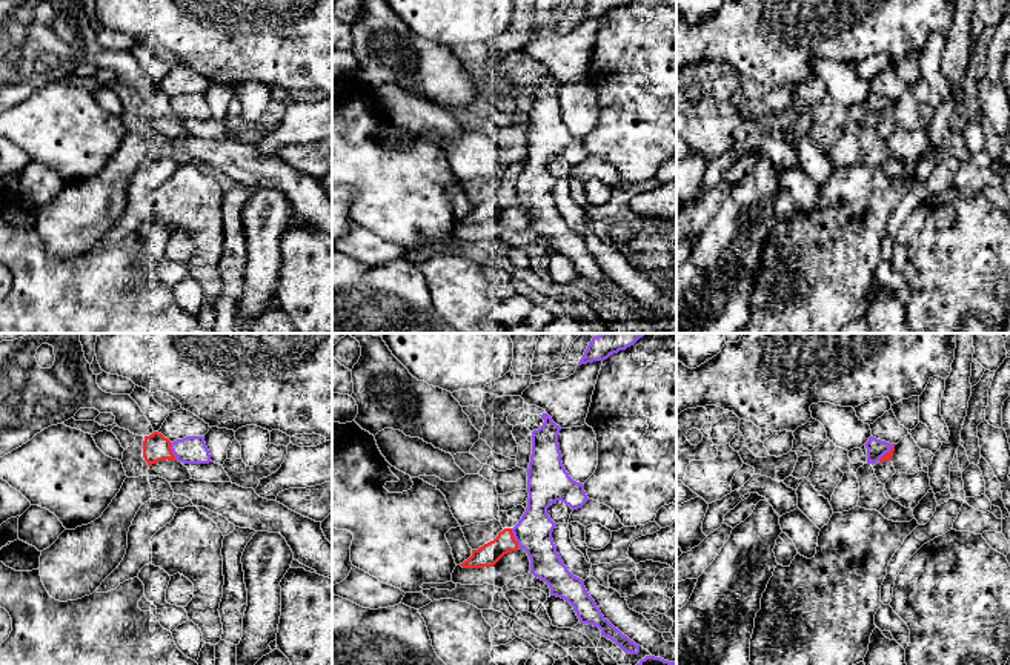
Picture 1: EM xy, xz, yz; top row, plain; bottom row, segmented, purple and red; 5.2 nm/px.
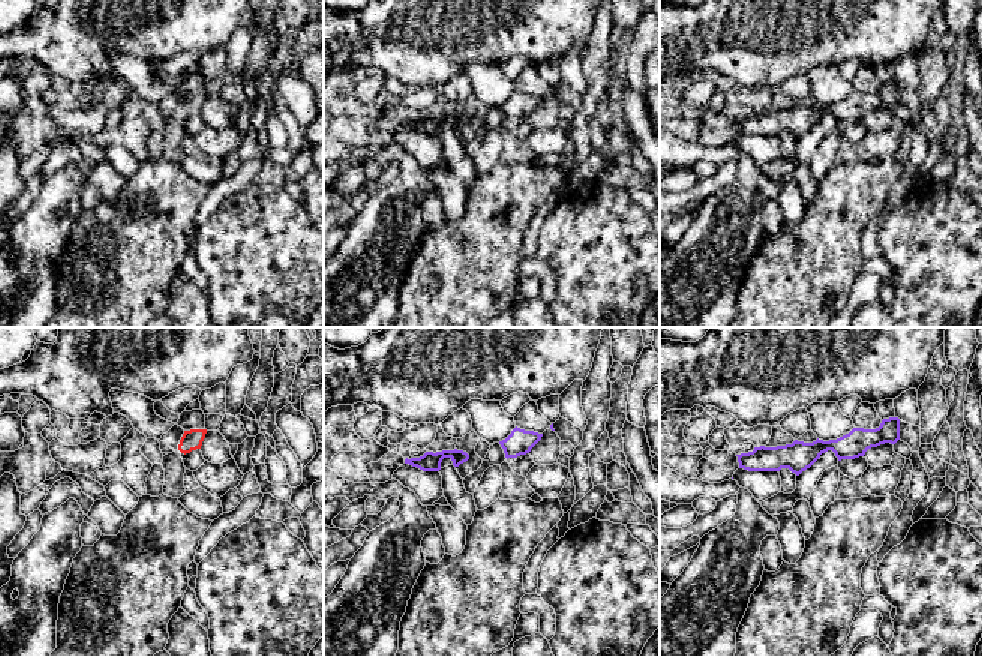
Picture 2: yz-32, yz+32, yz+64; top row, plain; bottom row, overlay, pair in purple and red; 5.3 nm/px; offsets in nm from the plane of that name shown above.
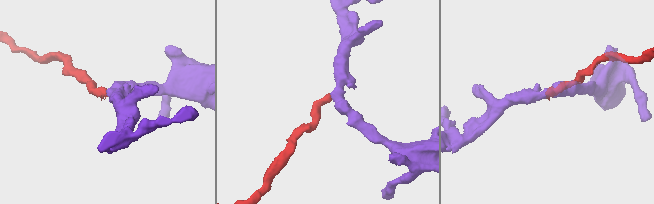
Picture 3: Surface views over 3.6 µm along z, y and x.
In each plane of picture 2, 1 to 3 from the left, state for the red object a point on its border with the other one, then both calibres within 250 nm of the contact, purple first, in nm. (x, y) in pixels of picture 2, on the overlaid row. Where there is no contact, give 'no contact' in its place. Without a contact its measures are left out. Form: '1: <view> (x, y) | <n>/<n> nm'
1: no contact
2: no contact
3: no contact

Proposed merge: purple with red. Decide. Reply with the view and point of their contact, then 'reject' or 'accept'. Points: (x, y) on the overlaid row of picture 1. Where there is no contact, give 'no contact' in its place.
xz (515, 538) | reject

